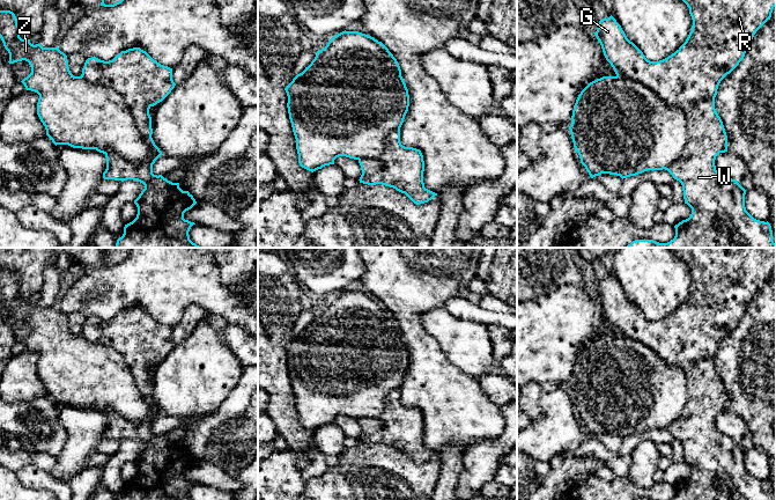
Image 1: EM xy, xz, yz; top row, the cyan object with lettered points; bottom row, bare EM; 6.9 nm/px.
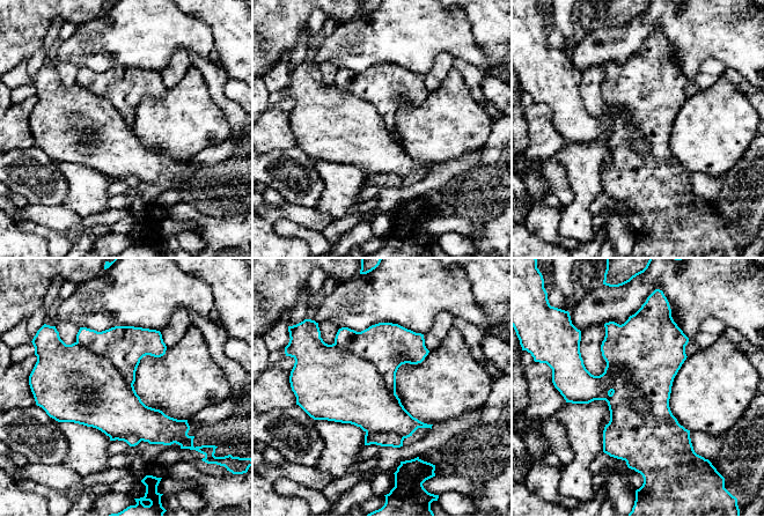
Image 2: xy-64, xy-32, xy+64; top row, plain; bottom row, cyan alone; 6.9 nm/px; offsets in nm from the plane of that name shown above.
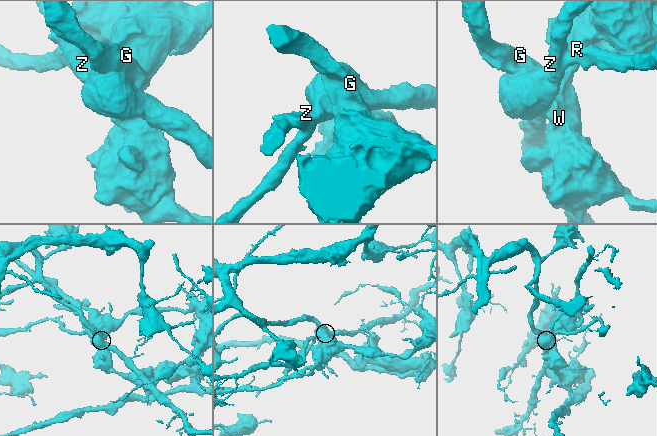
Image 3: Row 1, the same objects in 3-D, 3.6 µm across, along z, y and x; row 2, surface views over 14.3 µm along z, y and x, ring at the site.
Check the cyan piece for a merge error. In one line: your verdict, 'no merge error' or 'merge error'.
merge error

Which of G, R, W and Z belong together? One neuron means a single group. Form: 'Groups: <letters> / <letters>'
Groups: G R W / Z

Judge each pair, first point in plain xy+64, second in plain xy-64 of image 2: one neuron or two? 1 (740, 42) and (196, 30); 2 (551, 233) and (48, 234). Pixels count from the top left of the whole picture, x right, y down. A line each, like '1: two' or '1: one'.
1: one
2: one

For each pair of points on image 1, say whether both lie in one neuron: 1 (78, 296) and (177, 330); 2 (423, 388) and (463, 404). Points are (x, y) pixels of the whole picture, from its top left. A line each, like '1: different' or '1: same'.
1: different
2: same

